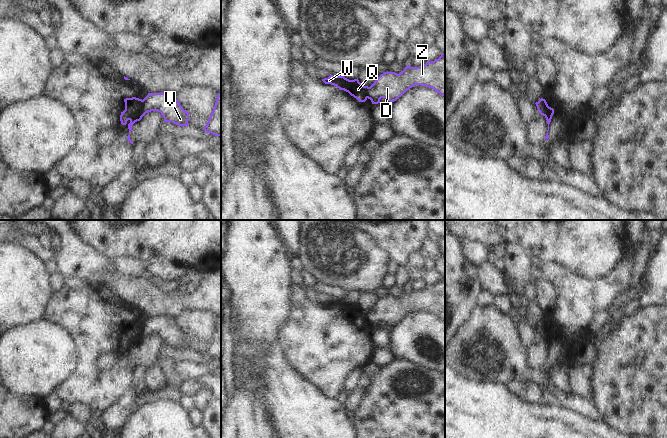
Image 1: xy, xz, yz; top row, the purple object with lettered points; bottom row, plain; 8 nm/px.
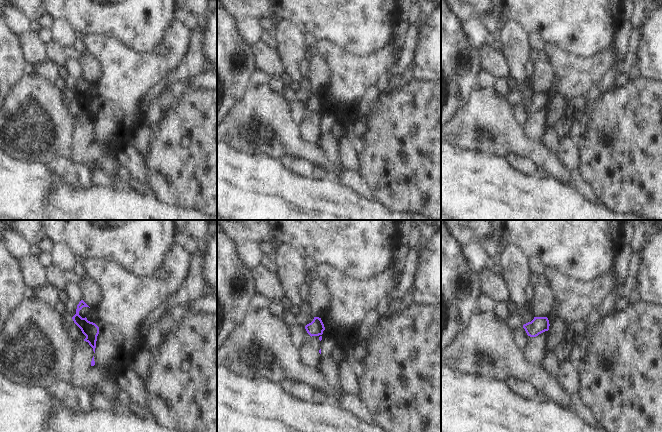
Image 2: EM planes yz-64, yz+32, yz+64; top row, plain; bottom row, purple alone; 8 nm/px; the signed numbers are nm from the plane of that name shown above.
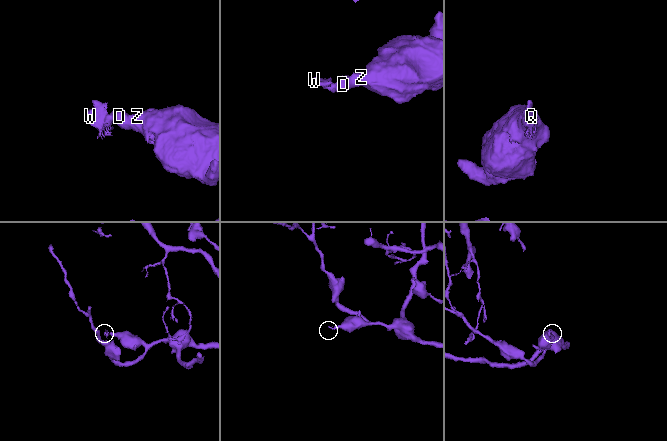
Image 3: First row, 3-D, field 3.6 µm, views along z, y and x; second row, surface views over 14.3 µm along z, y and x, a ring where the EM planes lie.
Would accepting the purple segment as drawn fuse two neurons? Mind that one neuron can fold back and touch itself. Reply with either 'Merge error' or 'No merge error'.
Merge error.

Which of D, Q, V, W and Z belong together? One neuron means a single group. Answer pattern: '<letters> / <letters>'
D V Z / Q W

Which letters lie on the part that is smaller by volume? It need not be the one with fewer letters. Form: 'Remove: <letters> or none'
Remove: Q, W

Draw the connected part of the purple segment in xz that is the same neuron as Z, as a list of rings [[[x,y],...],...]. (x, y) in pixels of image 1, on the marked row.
[[[445,52],[423,66],[407,65],[399,74],[388,71],[381,74],[368,88],[368,99],[372,104],[380,103],[381,98],[394,102],[415,85],[432,88],[445,97]]]

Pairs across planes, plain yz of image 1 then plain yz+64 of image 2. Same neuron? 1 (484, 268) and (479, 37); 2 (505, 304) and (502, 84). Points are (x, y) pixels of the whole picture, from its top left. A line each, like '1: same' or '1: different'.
1: different
2: same

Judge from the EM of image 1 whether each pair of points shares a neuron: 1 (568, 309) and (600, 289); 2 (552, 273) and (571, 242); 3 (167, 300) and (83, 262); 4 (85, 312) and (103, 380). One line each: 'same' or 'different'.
1: same
2: different
3: same
4: same

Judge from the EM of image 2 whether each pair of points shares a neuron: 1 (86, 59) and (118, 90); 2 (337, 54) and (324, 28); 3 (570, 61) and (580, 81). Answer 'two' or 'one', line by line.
1: two
2: two
3: one

